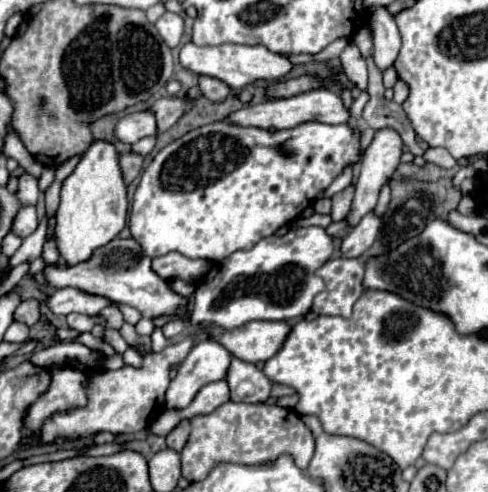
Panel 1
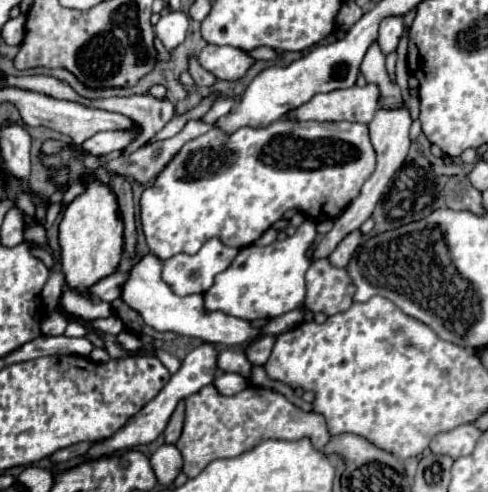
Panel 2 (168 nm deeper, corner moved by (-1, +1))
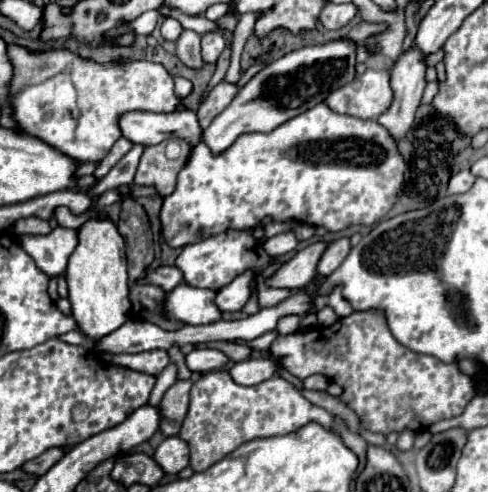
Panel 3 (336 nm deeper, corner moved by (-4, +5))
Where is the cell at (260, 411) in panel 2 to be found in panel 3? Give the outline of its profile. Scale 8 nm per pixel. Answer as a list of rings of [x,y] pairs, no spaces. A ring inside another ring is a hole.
[[[219,369],[203,373],[201,379],[193,383],[191,405],[179,437],[191,449],[191,469],[205,471],[209,469],[209,465],[221,461],[233,449],[251,439],[287,435],[313,421],[323,425],[325,429],[331,429],[333,423],[331,415],[325,409],[311,405],[299,393],[299,389],[295,389],[283,377],[273,377],[253,387],[241,387],[233,383],[227,371]]]

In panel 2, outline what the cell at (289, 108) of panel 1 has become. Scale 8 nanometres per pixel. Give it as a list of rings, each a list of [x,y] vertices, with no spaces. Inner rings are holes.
[[[366,83],[364,87],[336,89],[330,93],[314,95],[306,105],[290,111],[290,119],[314,119],[314,121],[356,121],[370,123],[378,109],[380,89],[376,83]]]

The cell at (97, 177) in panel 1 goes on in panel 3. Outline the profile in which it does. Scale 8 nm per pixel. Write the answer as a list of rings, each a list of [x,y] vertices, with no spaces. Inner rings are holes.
[[[93,217],[77,229],[77,247],[69,257],[65,279],[69,285],[69,301],[73,305],[73,317],[81,325],[81,331],[89,339],[99,339],[105,333],[121,327],[127,321],[129,297],[127,297],[127,257],[125,241],[111,219]]]

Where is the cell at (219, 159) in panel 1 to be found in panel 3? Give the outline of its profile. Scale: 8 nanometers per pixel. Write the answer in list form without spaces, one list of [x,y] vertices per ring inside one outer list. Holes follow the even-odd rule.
[[[325,103],[285,121],[271,133],[245,133],[219,155],[205,145],[203,139],[193,147],[185,167],[177,175],[177,185],[171,195],[163,199],[159,221],[163,239],[169,247],[179,249],[199,243],[207,237],[229,229],[249,231],[265,217],[273,221],[299,221],[325,227],[327,231],[341,231],[355,223],[377,223],[393,207],[403,185],[405,163],[397,153],[397,143],[387,129],[377,121],[363,121],[351,115],[333,113]]]

